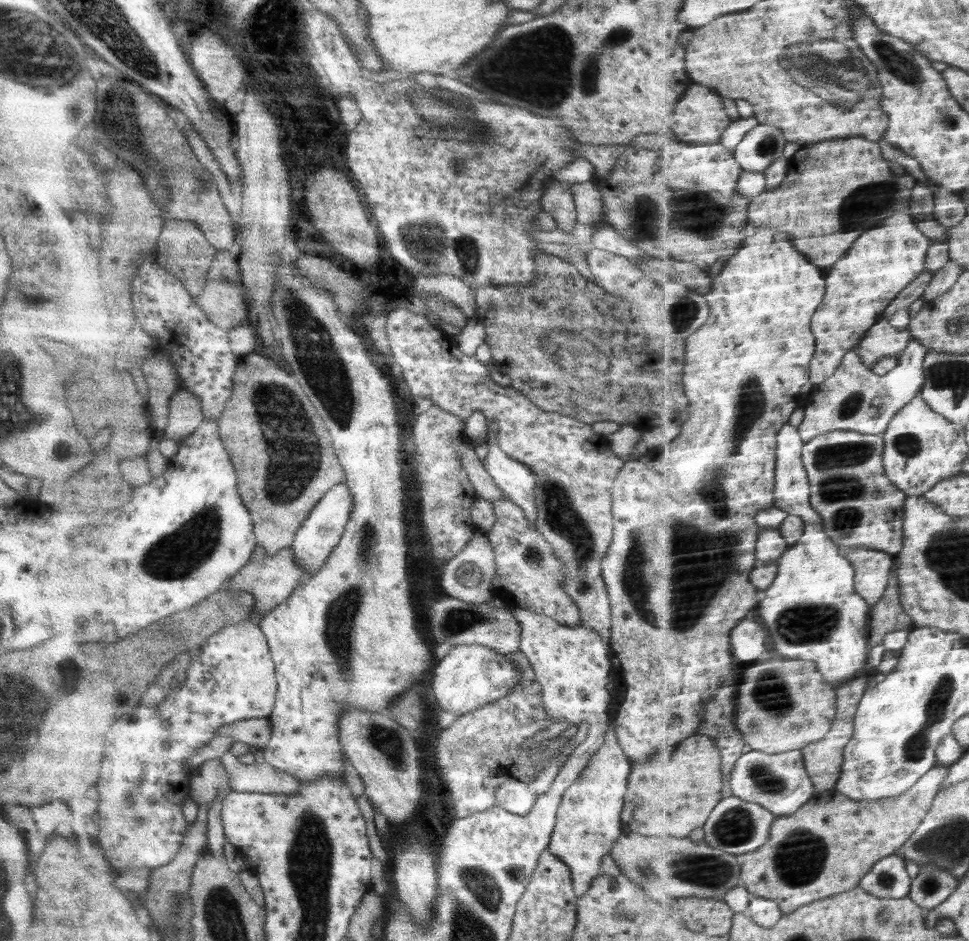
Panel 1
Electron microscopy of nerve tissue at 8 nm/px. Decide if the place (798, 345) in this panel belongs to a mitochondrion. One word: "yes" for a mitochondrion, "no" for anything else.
no

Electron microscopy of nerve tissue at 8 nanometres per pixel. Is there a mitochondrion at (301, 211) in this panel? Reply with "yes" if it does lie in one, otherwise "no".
no

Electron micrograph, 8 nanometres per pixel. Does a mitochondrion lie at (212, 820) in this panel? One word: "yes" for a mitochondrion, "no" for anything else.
no

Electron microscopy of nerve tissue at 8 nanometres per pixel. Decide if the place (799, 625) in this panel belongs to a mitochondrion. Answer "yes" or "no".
yes

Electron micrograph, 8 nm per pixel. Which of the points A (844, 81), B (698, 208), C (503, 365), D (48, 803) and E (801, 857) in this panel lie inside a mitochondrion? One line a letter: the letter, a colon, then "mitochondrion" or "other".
A: mitochondrion
B: mitochondrion
C: other
D: other
E: mitochondrion

